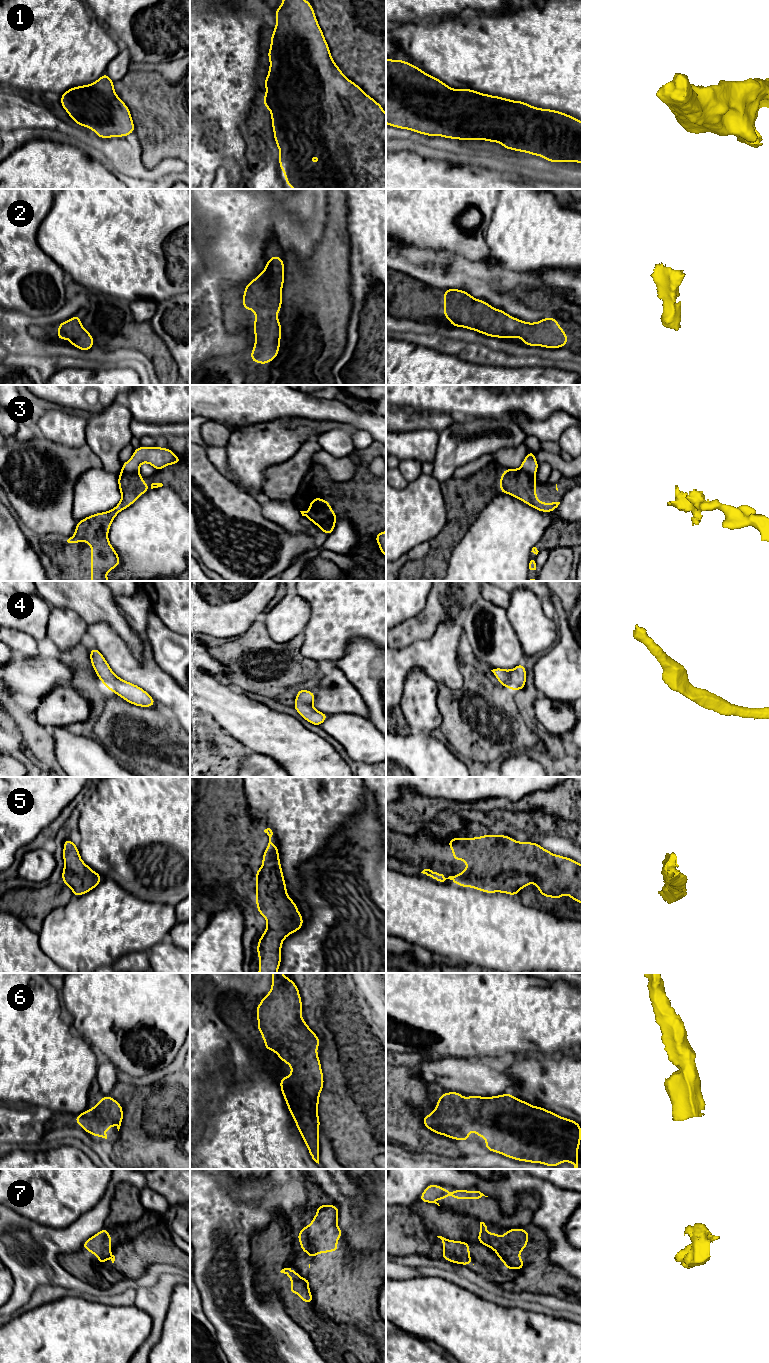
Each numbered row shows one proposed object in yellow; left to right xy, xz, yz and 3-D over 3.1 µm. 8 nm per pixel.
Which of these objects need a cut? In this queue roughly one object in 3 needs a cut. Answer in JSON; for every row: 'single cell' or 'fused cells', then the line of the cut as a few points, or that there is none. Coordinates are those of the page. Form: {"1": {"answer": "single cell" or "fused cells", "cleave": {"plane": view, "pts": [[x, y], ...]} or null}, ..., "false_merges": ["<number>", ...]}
{"1": {"answer": "single cell", "cleave": null}, "2": {"answer": "single cell", "cleave": null}, "3": {"answer": "fused cells", "cleave": {"plane": "xy", "pts": [[122, 470], [137, 473]]}}, "4": {"answer": "single cell", "cleave": null}, "5": {"answer": "single cell", "cleave": null}, "6": {"answer": "single cell", "cleave": null}, "7": {"answer": "fused cells", "cleave": {"plane": "yz", "pts": [[496, 1253], [502, 1259]]}}, "false_merges": ["3", "7"]}

